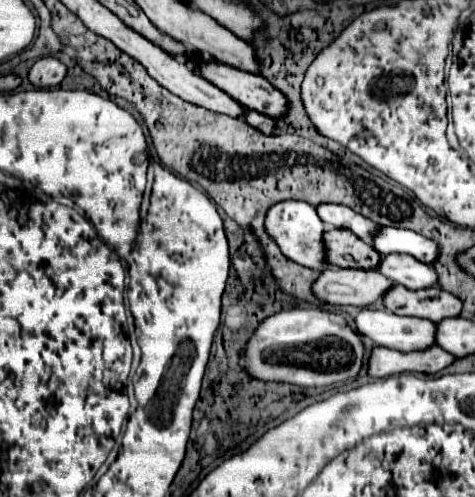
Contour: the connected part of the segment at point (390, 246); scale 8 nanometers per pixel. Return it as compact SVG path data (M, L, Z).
M388 226L378 228L378 234L374 234L374 238L372 238L372 246L382 256L392 254L392 252L410 254L426 264L432 264L436 260L436 254L438 254L436 242L432 242L432 240L412 232L412 230L388 228Z

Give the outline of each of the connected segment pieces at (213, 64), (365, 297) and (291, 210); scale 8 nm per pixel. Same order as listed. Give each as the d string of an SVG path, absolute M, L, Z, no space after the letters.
M206 58L206 66L202 66L200 76L246 108L254 108L270 118L278 118L286 112L286 98L258 74Z
M326 266L312 282L312 294L336 306L370 306L380 300L392 282L378 270L346 270Z
M286 200L286 202L276 202L276 206L270 206L270 210L266 212L266 232L274 238L274 242L280 246L282 254L302 266L308 268L322 268L324 262L324 242L322 242L322 234L324 234L324 224L316 214L316 208L312 204L306 202L298 202L298 200Z

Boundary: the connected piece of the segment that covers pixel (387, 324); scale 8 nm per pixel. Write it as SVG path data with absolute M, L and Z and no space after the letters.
M364 308L354 318L356 330L370 338L376 346L410 352L424 350L434 344L436 324L422 318L396 316L388 310L370 310Z

